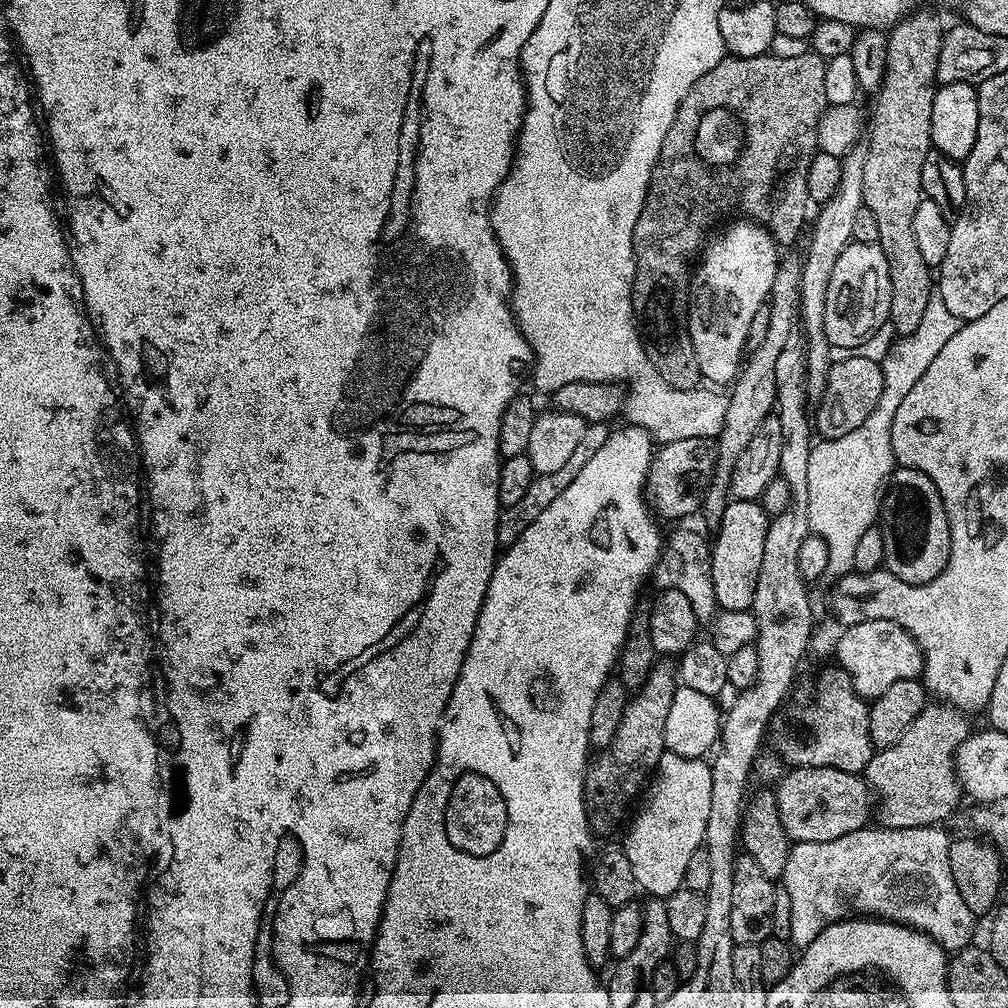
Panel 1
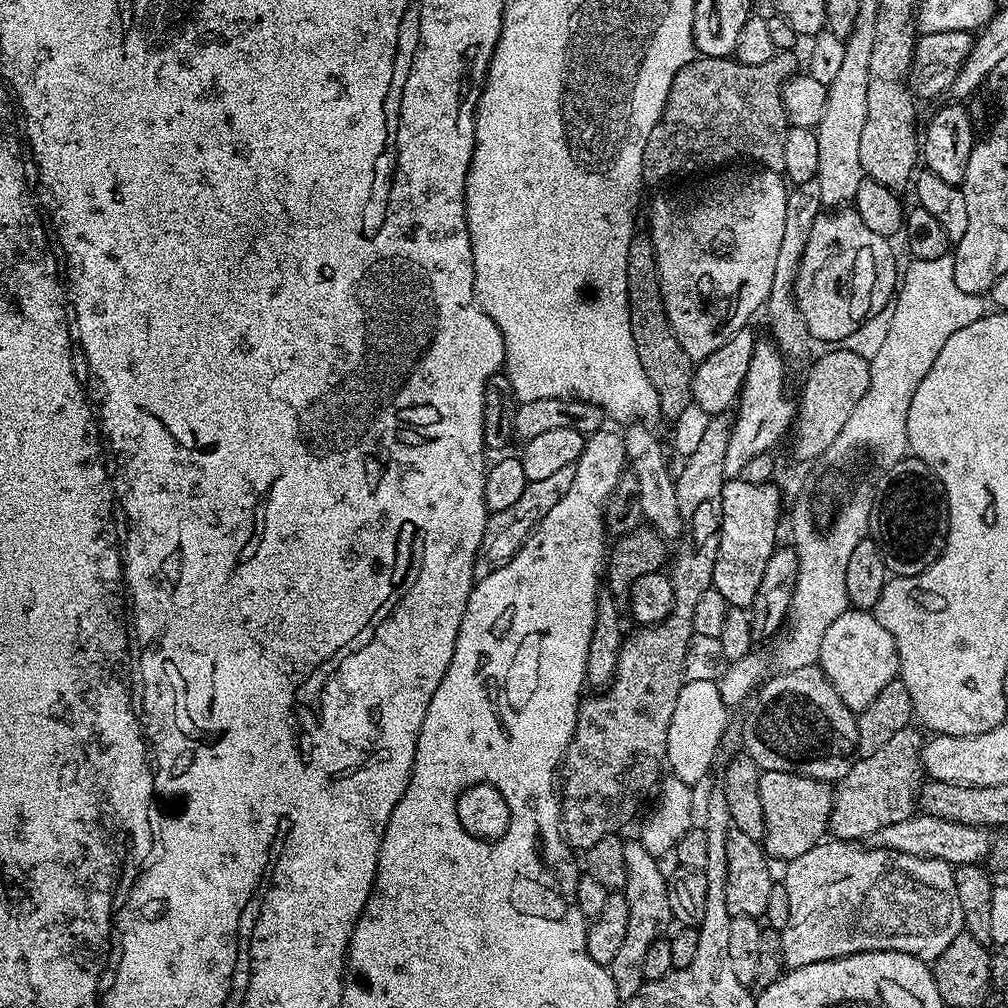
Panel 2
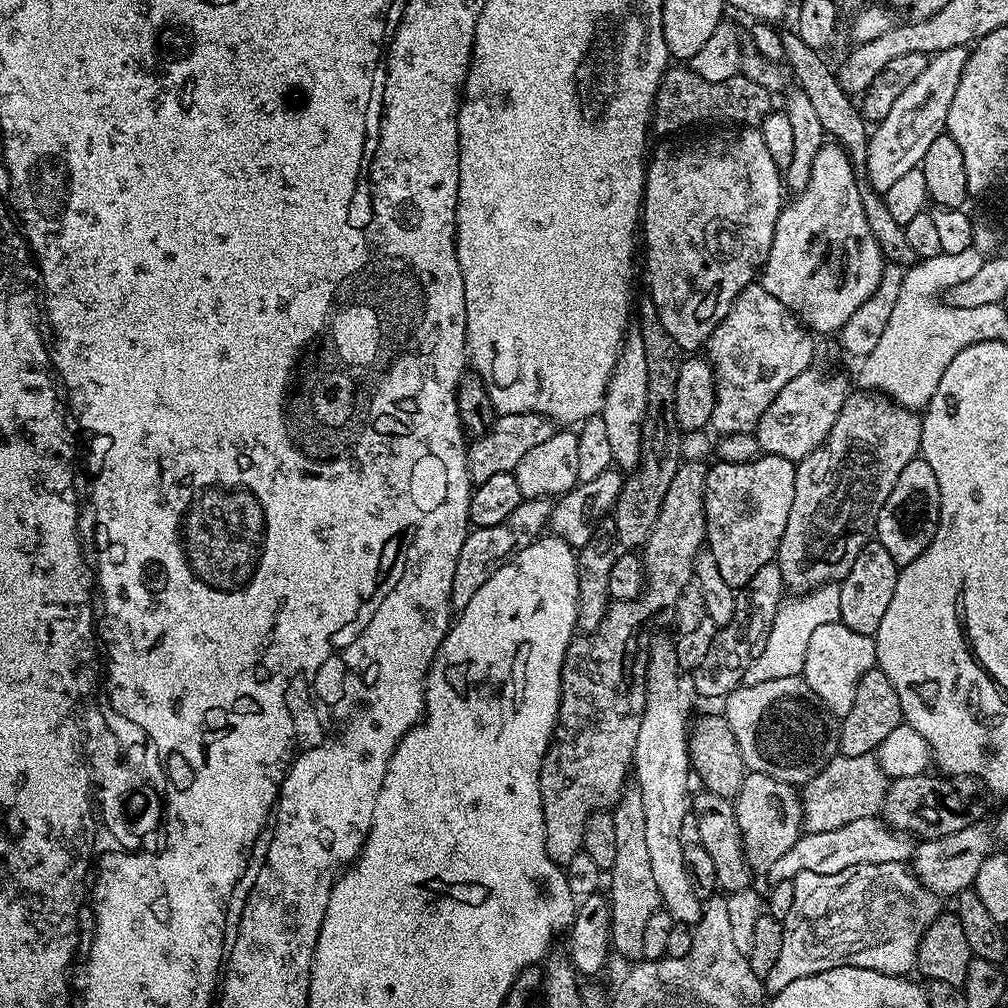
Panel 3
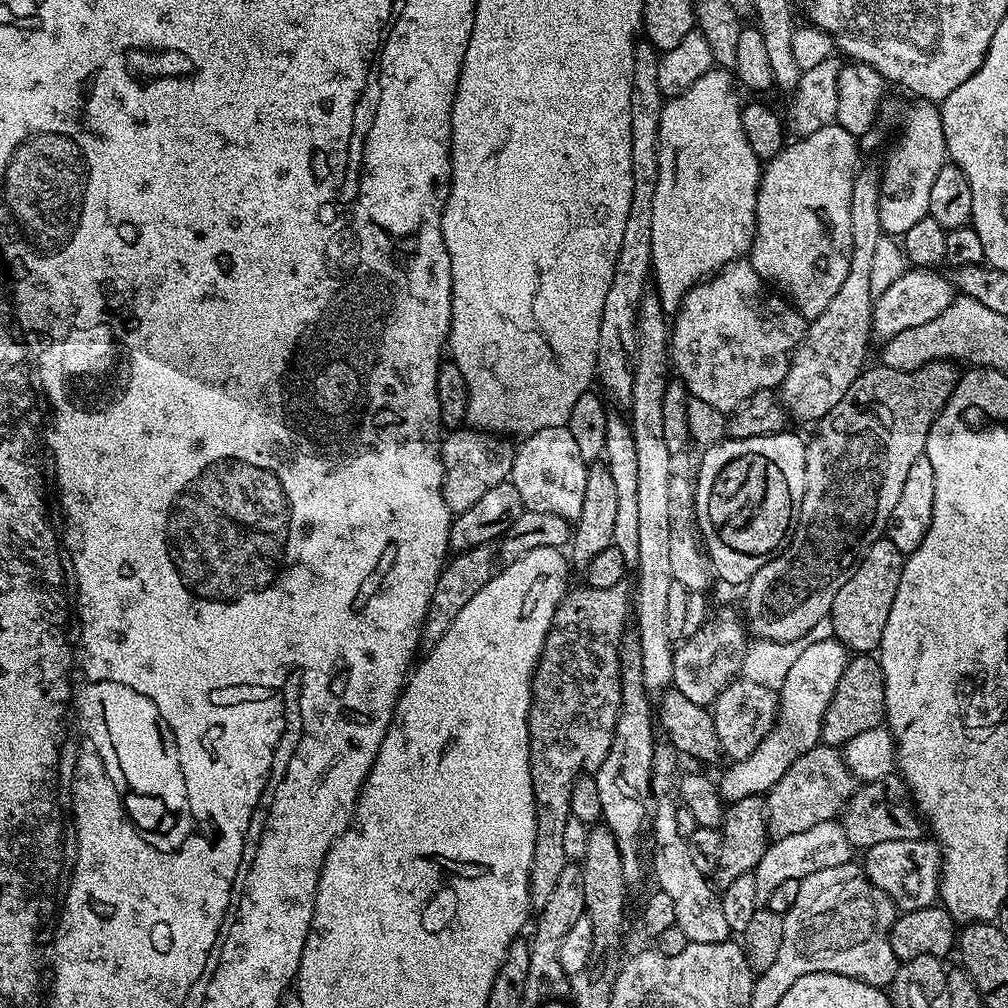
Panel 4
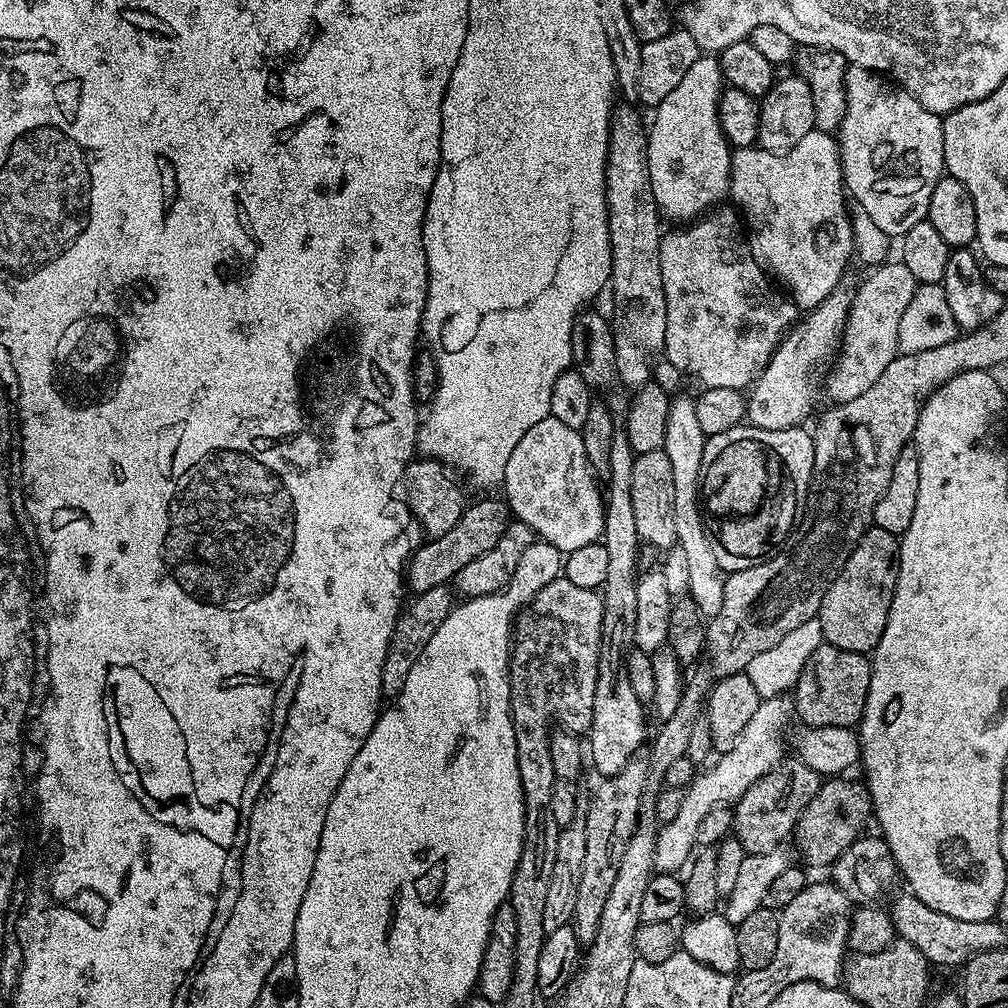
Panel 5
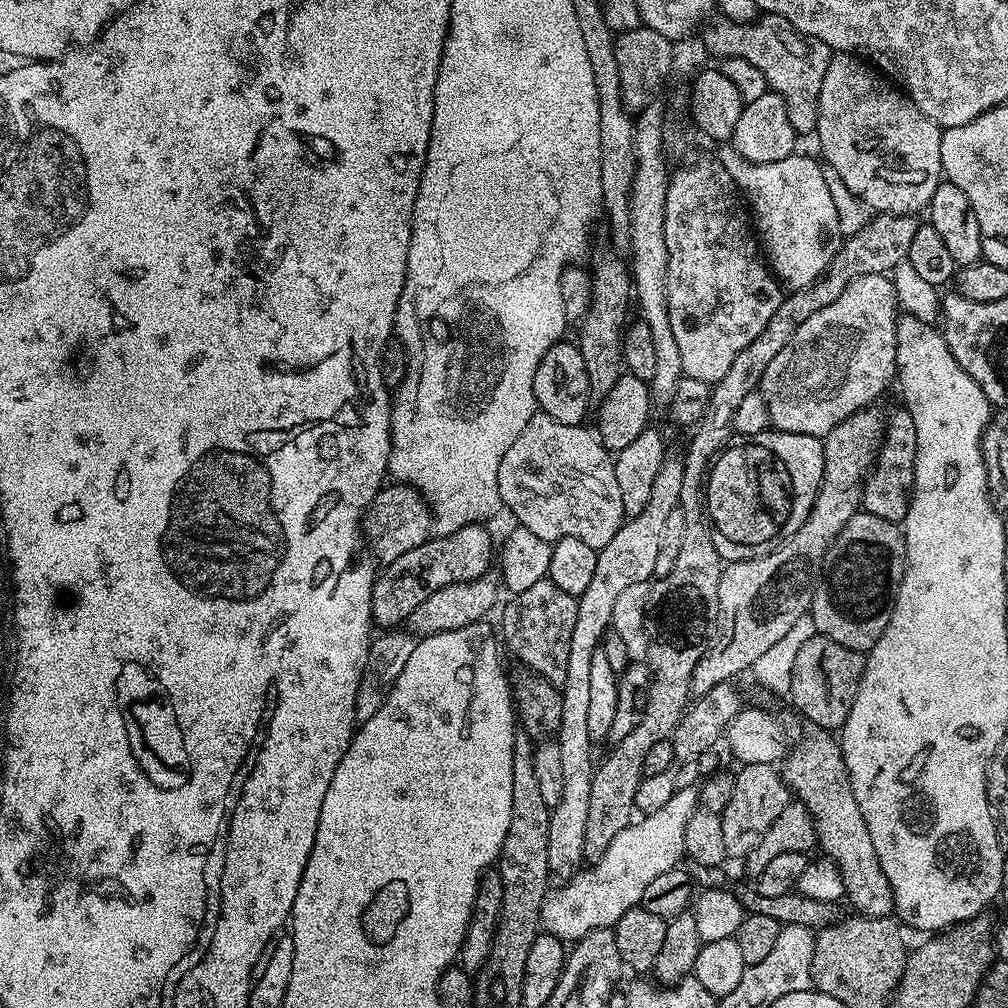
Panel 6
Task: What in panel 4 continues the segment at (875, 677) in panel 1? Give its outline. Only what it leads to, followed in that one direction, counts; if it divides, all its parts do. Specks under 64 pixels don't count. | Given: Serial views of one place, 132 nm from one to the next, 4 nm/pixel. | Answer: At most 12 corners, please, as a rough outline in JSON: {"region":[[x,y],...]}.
{"region":[[805,643],[778,689],[776,722],[719,777],[731,802],[763,797],[806,750],[850,653]]}

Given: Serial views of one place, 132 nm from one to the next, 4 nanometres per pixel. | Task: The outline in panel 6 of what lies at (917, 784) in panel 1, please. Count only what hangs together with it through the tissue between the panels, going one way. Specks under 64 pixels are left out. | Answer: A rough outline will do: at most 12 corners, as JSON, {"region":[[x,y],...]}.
{"region":[[745,764],[724,807],[728,856],[743,858],[790,803],[771,764]]}

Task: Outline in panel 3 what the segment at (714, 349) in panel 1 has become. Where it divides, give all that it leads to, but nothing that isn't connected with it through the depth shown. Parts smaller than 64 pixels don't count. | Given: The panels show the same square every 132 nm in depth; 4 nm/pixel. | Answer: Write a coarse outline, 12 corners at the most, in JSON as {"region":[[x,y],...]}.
{"region":[[759,127],[646,164],[647,295],[707,345],[770,254]]}

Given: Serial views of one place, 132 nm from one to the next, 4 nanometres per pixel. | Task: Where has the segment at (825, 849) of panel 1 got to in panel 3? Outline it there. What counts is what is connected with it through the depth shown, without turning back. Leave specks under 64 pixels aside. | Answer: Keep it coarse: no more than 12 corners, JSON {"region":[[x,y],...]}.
{"region":[[904,864],[803,872],[765,993],[907,977],[942,914]]}

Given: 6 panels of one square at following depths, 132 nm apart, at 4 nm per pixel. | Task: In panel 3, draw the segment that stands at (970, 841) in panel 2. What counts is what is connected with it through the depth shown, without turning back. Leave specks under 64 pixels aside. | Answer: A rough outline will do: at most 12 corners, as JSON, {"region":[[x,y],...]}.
{"region":[[883,819],[805,831],[769,881],[911,861],[914,840]]}

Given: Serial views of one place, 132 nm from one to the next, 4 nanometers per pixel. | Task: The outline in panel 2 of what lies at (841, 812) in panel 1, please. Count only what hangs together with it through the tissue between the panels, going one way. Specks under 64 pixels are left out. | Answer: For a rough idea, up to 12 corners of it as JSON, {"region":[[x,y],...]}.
{"region":[[761,771],[762,847],[798,858],[825,839],[831,783]]}

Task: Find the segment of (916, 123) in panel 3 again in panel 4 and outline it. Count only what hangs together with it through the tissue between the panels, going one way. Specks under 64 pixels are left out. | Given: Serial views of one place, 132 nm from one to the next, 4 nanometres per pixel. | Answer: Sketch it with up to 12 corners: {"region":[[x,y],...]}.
{"region":[[880,172],[850,194],[850,270],[778,395],[818,422],[865,371]]}

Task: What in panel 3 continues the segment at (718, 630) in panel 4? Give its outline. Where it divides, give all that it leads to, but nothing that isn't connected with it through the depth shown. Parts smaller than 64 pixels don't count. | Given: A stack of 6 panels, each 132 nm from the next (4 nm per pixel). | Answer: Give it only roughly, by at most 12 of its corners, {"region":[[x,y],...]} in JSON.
{"region":[[775,562],[737,591],[734,618],[691,673],[723,698],[762,654],[786,589]]}

